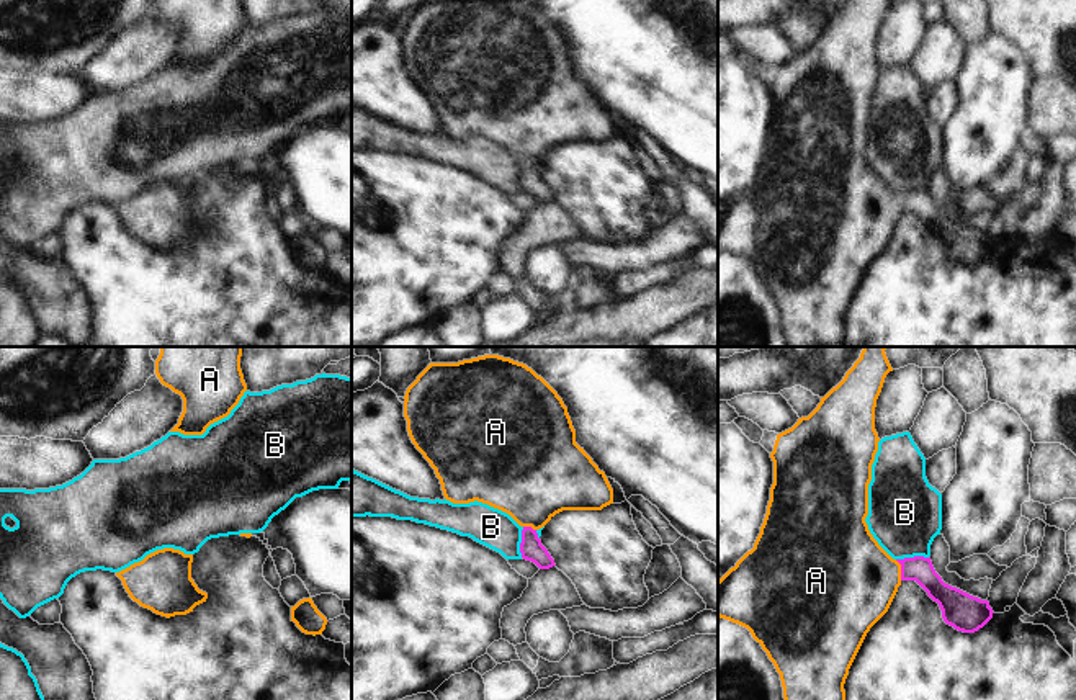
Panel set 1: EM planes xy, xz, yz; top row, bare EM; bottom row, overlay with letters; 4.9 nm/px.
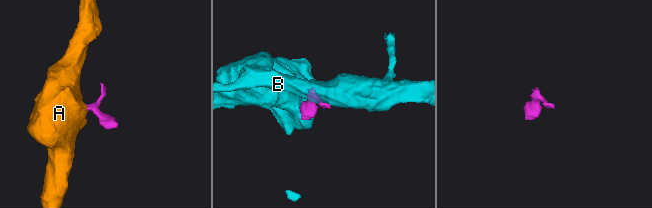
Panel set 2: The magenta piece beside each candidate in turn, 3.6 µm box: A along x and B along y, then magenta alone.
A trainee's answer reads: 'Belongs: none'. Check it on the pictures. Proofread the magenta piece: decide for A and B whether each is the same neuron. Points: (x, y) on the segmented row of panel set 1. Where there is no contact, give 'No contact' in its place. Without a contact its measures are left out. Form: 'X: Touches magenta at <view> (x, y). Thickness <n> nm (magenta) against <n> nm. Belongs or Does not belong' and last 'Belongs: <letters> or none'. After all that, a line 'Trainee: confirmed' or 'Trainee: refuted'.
A: Touches magenta at yz (901, 569). Thickness 120 nm (magenta) against 440 nm. Belongs
B: Touches magenta at yz (911, 558). Thickness 120 nm (magenta) against 360 nm. Does not belong
Belongs: A.
Trainee: refuted

